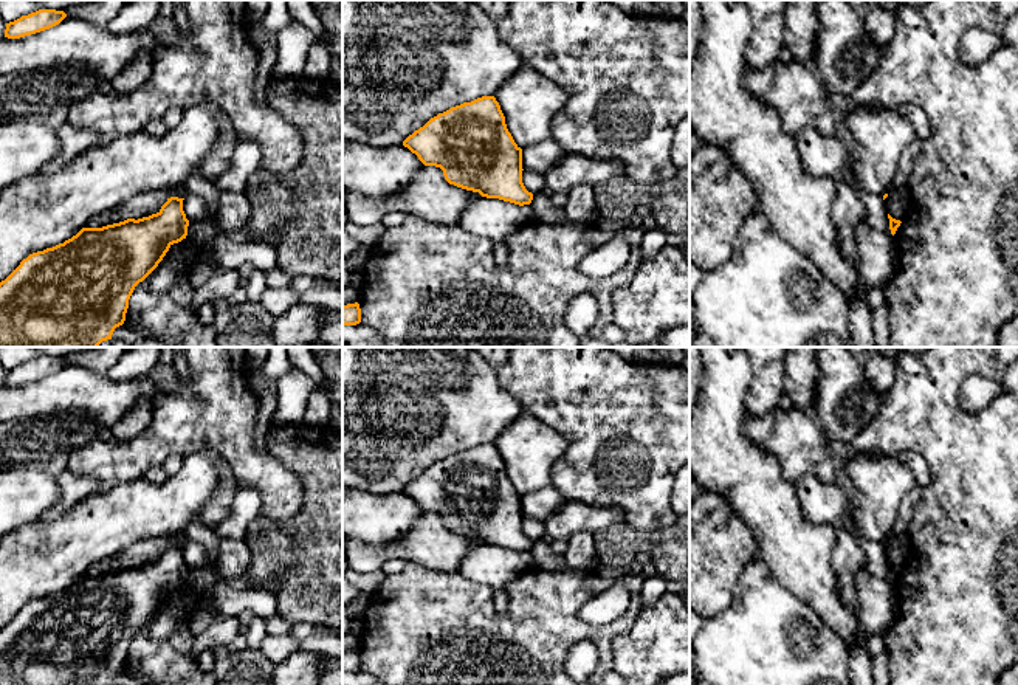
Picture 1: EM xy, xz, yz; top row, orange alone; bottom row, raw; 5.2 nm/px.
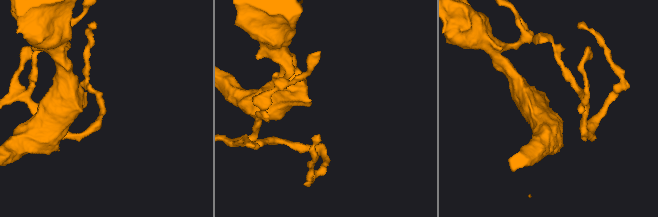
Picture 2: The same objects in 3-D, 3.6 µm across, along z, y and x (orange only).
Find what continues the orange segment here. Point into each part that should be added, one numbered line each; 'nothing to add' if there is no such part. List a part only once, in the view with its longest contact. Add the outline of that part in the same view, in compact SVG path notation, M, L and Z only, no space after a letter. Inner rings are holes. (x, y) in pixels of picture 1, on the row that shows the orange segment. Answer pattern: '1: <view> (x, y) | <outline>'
nothing to add

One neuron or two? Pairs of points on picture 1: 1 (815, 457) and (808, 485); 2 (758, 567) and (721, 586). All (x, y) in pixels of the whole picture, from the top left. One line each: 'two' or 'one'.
1: two
2: two

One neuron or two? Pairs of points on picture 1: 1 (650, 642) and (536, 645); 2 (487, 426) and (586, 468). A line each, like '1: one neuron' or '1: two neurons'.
1: two neurons
2: two neurons

